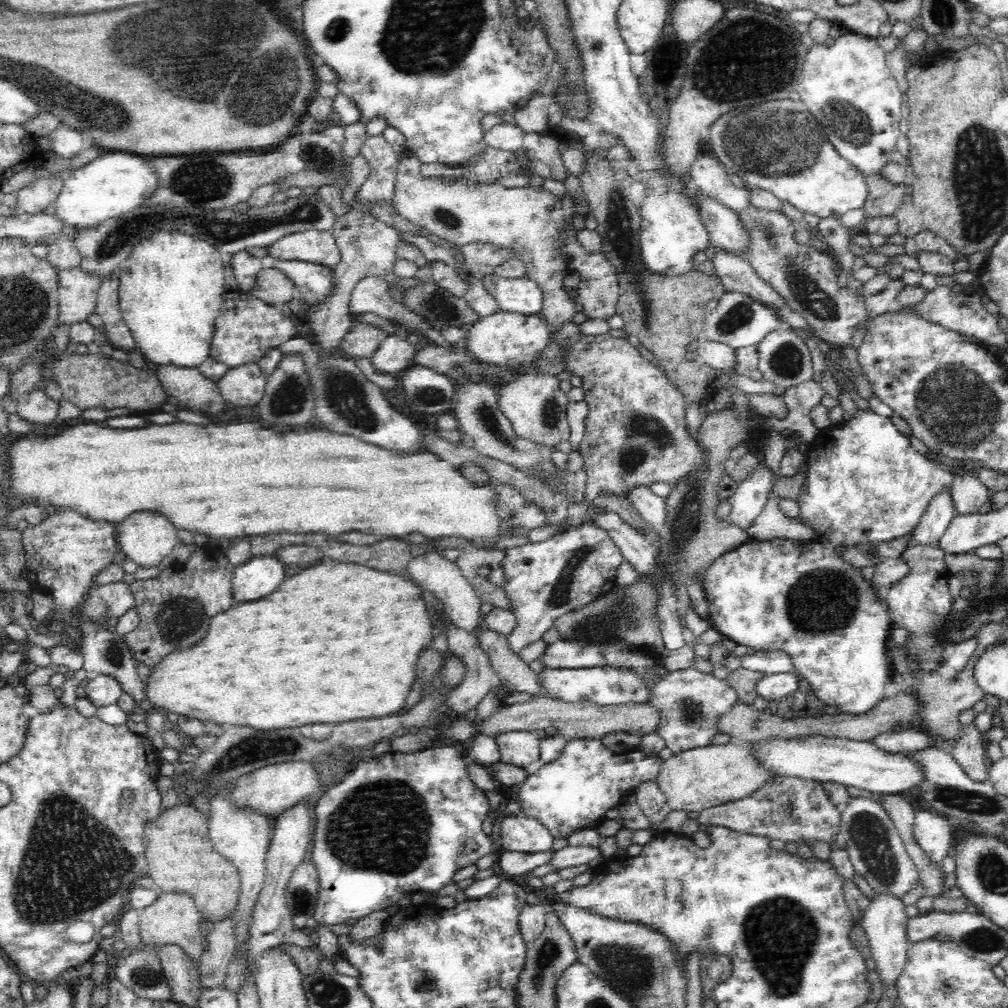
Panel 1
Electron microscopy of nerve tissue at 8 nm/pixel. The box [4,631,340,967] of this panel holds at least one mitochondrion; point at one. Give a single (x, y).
(72, 863)

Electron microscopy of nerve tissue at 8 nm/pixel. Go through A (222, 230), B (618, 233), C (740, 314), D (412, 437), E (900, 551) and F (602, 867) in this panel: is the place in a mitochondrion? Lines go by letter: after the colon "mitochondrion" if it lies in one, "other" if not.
A: mitochondrion
B: mitochondrion
C: mitochondrion
D: other
E: other
F: other

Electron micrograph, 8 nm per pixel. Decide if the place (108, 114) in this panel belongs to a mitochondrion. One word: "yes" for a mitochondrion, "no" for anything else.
yes

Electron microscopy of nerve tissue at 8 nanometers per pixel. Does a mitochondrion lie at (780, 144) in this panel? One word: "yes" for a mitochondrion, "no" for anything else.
yes

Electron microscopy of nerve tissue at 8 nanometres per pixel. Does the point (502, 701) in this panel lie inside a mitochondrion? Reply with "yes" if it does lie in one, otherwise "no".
no

